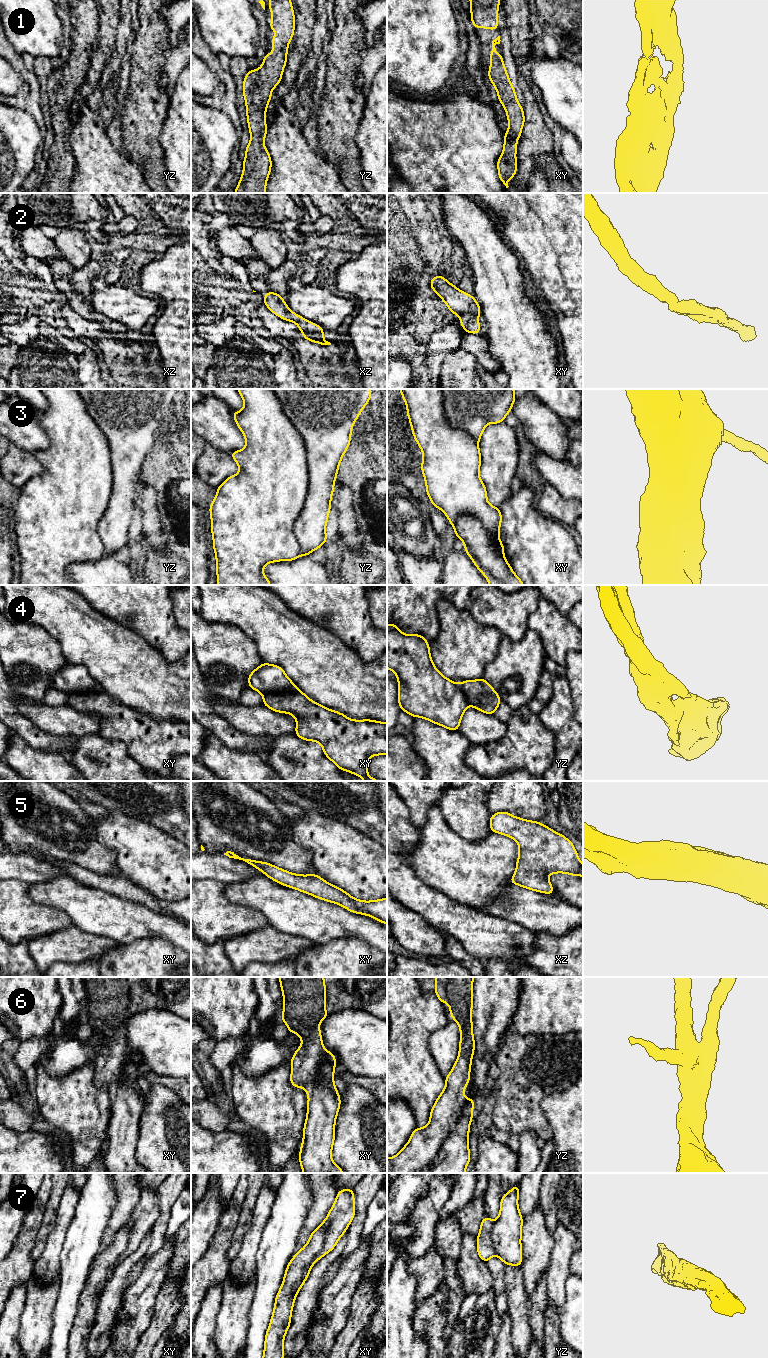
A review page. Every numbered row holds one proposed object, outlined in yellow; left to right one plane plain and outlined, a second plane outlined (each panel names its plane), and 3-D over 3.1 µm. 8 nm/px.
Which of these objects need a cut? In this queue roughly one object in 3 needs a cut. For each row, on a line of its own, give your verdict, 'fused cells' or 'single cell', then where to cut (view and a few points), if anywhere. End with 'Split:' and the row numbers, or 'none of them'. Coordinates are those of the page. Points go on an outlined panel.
1: single cell | no cut
2: fused cells | xy (460, 314), (467, 313), (477, 316)
3: single cell | no cut
4: single cell | no cut
5: single cell | no cut
6: single cell | no cut
7: fused cells | xy (322, 1226), (324, 1229), (323, 1246), (308, 1272)
Split: 2, 7

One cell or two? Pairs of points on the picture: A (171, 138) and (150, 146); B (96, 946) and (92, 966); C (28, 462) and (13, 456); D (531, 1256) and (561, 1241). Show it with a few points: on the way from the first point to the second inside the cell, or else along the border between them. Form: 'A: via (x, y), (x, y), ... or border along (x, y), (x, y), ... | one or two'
A: border along (165, 119), (159, 138), (163, 158) | two
B: border along (98, 961), (85, 960), (70, 963) | two
C: via (24, 462), (17, 460) | one
D: border along (553, 1234), (553, 1248), (546, 1267) | two

